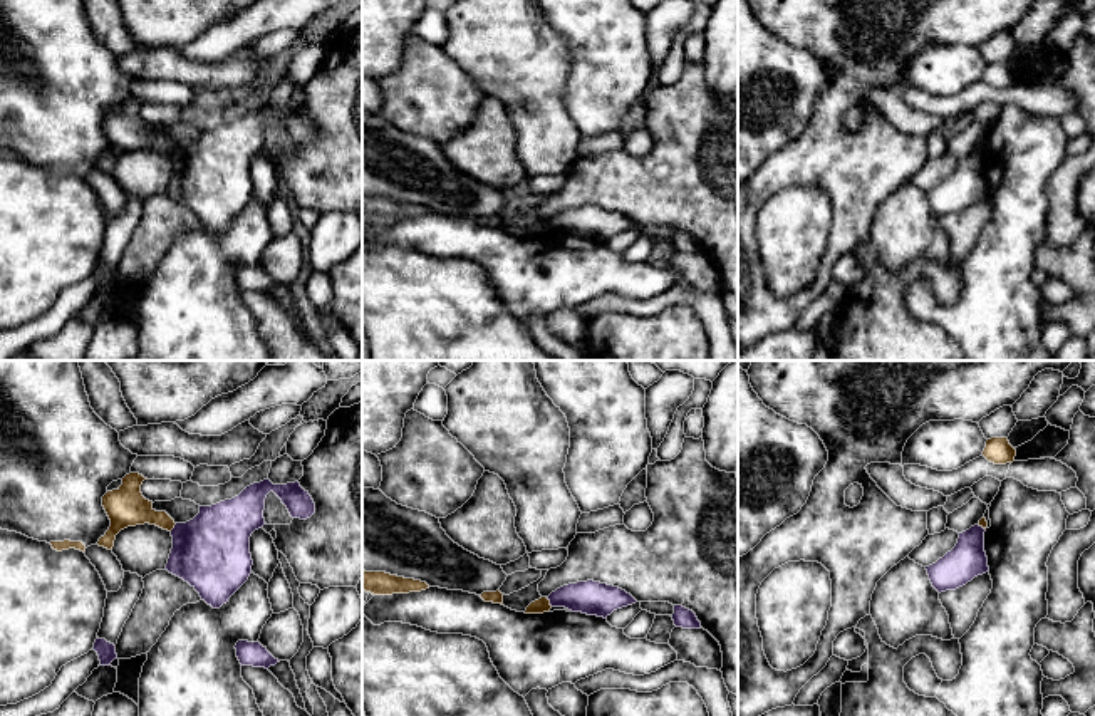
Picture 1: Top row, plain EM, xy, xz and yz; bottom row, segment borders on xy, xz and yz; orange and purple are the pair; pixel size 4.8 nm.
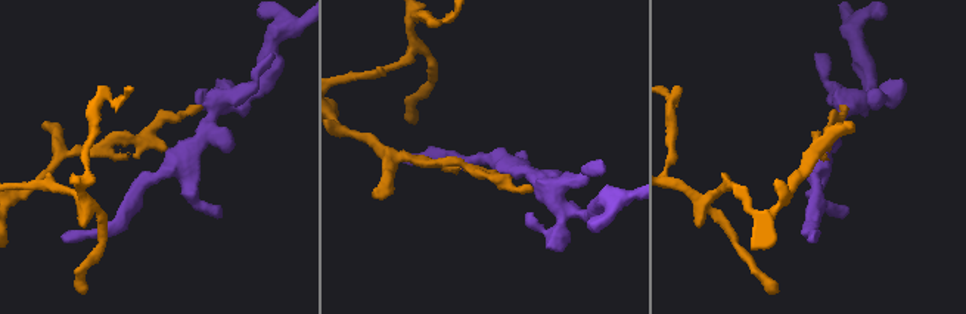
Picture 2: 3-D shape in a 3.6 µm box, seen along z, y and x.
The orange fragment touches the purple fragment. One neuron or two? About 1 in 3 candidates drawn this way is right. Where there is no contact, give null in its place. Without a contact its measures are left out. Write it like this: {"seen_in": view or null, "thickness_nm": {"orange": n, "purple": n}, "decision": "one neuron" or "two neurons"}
{"seen_in": "xz", "thickness_nm": {"orange": 70, "purple": 160}, "decision": "two neurons"}

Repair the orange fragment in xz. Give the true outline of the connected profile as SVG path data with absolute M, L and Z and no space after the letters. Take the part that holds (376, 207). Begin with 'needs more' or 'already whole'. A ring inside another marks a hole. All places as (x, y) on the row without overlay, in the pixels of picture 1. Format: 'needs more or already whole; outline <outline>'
already whole; outline M362 195L362 215L374 220L409 218L429 213L426 206L391 200L386 196Z

